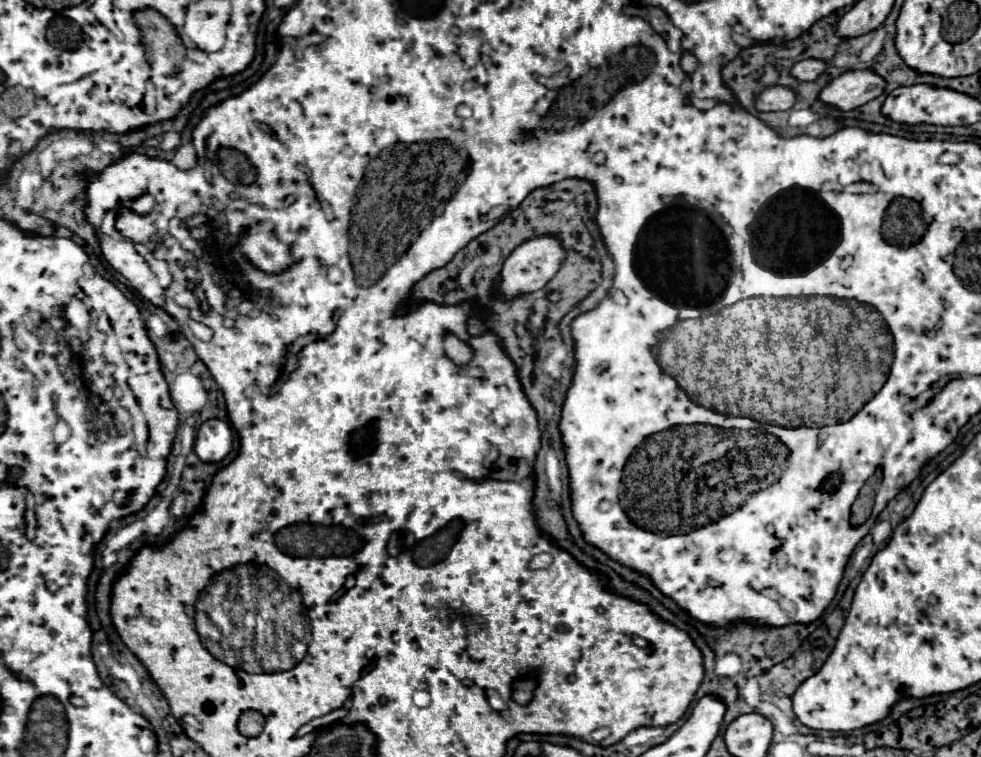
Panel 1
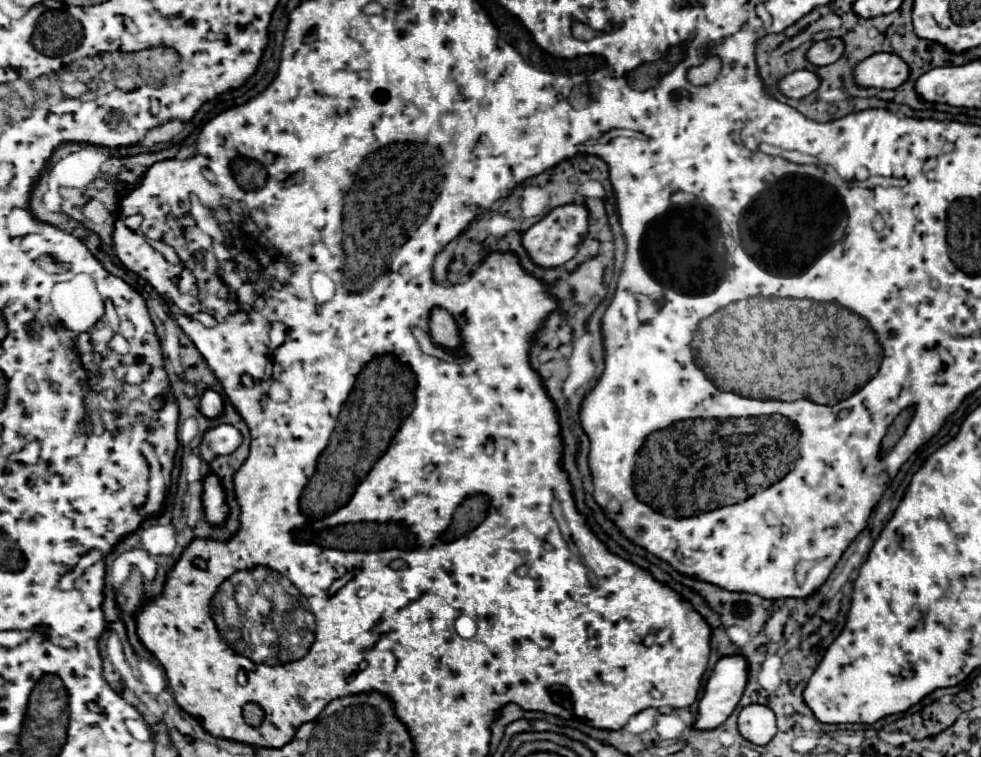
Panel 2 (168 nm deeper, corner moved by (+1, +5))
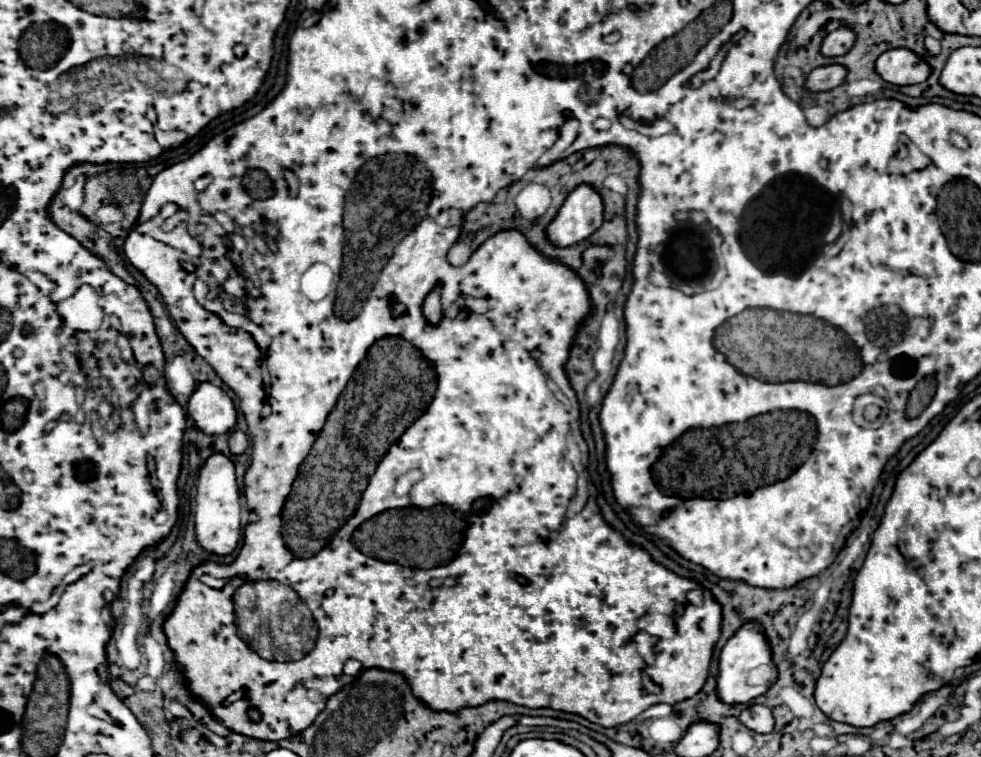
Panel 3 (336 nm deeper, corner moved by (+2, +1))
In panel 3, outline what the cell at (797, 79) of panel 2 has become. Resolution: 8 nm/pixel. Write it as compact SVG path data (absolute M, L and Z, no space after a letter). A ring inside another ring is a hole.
M829 64L829 66L819 66L815 68L809 76L805 86L813 92L821 92L821 90L831 90L837 88L845 82L847 78L847 68L841 64Z

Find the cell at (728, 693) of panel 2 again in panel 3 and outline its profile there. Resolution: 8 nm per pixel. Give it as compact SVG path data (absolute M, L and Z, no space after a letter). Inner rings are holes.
M745 622L723 646L719 656L719 682L717 682L717 694L727 704L741 704L751 702L757 696L763 696L775 682L777 682L777 666L771 656L771 644L757 626L757 622Z

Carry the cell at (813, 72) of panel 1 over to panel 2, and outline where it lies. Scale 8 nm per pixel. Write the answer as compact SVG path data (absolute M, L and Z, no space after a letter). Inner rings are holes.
M830 38L830 40L816 42L806 52L806 58L814 66L826 66L826 64L836 62L842 56L842 52L844 52L844 42L840 38Z

